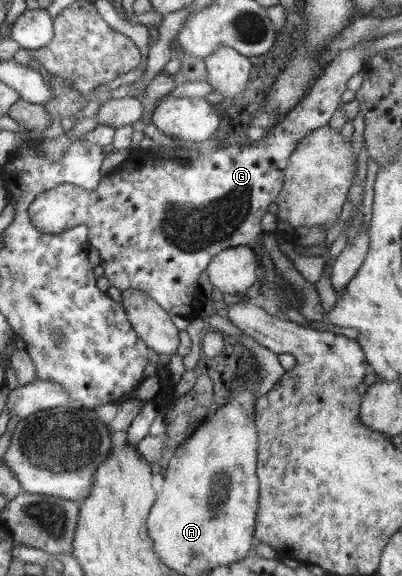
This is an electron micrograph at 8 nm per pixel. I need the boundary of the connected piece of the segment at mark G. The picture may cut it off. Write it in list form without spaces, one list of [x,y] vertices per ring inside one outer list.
[[[383,36],[371,37],[367,41],[359,41],[353,49],[348,49],[347,52],[338,54],[336,58],[331,60],[331,63],[325,67],[325,72],[319,75],[312,85],[312,88],[308,91],[308,94],[297,105],[289,111],[289,114],[285,116],[285,119],[279,122],[278,125],[271,128],[267,135],[258,142],[248,142],[243,145],[229,145],[225,149],[219,149],[217,153],[205,154],[201,159],[195,159],[195,161],[185,161],[185,167],[183,167],[183,161],[163,161],[159,157],[153,159],[153,165],[151,165],[151,159],[137,159],[137,181],[135,181],[135,161],[127,163],[123,167],[121,173],[113,173],[111,175],[105,175],[99,180],[99,185],[93,191],[87,191],[86,189],[72,186],[71,184],[64,183],[59,184],[57,187],[44,191],[39,194],[29,206],[28,213],[31,217],[31,224],[38,230],[45,234],[55,234],[57,232],[67,232],[68,229],[76,228],[79,225],[84,225],[88,228],[90,237],[90,247],[95,247],[99,254],[101,254],[101,267],[105,270],[103,276],[107,277],[111,286],[115,286],[121,292],[127,289],[135,289],[143,291],[144,294],[148,294],[151,300],[155,301],[163,310],[168,311],[172,315],[181,317],[195,317],[203,309],[203,305],[207,303],[209,298],[204,295],[201,287],[199,287],[199,276],[203,271],[207,270],[212,258],[218,255],[221,251],[228,249],[229,247],[247,246],[251,244],[251,241],[255,242],[259,240],[259,234],[262,234],[261,221],[263,215],[269,212],[269,205],[276,201],[279,192],[282,190],[284,184],[284,171],[287,164],[290,161],[292,151],[297,147],[298,141],[303,139],[303,136],[307,135],[310,131],[319,129],[327,125],[333,117],[333,114],[343,104],[341,102],[341,95],[347,91],[347,82],[356,73],[363,68],[363,62],[366,62],[366,58],[363,57],[363,50],[371,46],[371,42],[375,42],[377,38]]]

